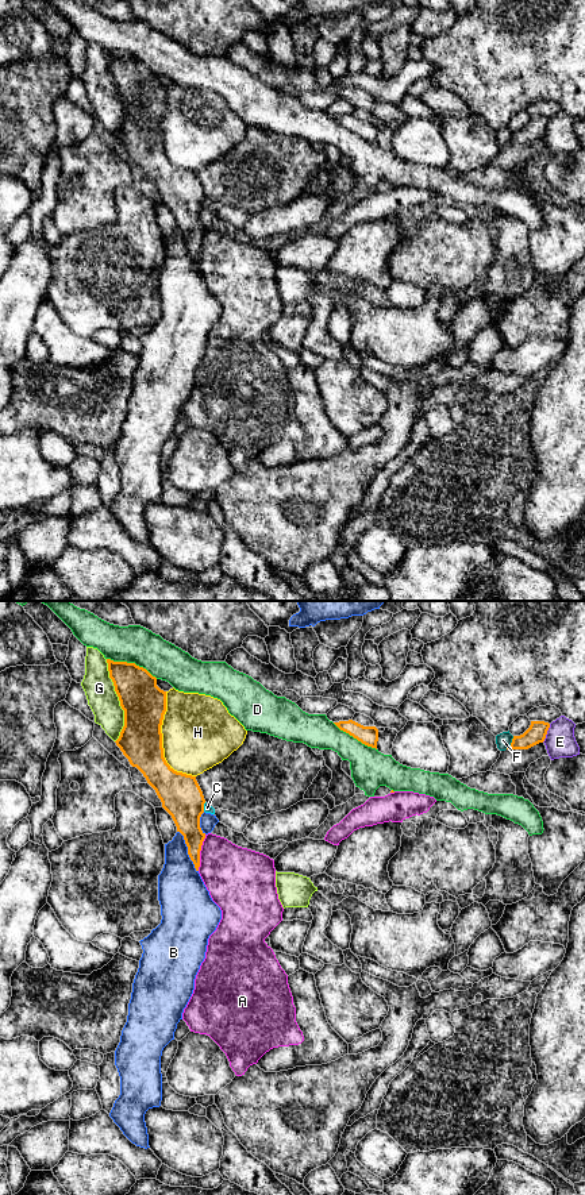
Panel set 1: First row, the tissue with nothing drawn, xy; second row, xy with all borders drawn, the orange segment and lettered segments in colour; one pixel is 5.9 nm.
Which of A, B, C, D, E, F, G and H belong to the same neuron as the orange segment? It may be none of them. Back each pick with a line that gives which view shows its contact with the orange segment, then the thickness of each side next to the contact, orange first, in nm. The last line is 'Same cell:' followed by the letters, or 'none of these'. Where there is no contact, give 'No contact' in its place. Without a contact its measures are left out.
Same cell: none of these

